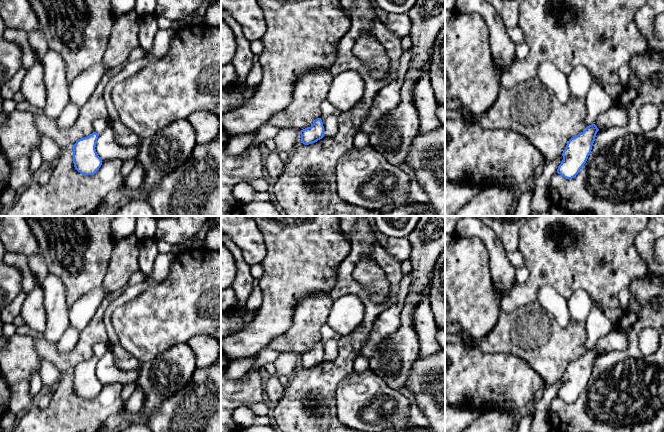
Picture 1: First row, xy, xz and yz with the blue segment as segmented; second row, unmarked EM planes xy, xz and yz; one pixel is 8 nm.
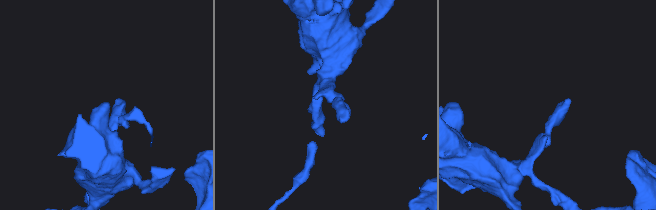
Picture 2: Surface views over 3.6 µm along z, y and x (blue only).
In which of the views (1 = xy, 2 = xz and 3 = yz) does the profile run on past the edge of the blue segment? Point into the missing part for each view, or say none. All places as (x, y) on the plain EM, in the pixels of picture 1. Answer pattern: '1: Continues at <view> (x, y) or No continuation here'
1: No continuation here
2: No continuation here
3: No continuation here

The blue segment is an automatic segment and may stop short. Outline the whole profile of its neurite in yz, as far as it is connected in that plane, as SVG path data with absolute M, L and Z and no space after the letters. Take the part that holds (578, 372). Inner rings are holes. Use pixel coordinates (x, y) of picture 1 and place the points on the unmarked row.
M592 348L568 365L562 377L563 384L557 393L558 398L566 403L572 403L579 397L591 377L598 355L597 350Z

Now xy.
M93 356L72 370L74 391L81 398L94 399L102 389L103 385L95 373L98 360L98 357Z

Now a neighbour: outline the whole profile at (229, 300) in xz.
M233 288L221 290L221 313L233 310L238 299Z

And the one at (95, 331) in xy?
M115 291L104 298L96 313L80 332L79 340L71 352L63 353L57 344L45 338L35 339L34 346L40 358L54 364L61 374L72 371L77 364L87 361L94 356L93 346L98 342L107 342L108 335L103 320L103 315L109 304L120 295Z

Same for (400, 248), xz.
M388 237L388 240L383 247L389 255L400 262L409 260L410 258L411 245L407 237Z

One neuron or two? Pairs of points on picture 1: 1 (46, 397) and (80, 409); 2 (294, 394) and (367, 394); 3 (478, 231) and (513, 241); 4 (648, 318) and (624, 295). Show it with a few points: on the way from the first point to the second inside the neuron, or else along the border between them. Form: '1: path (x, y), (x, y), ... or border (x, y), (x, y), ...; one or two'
1: border (55, 389), (50, 402), (44, 408), (39, 409); two
2: border (349, 374), (337, 387), (337, 417); two
3: border (487, 226), (494, 231), (507, 252); two
4: border (626, 288), (630, 297); two

